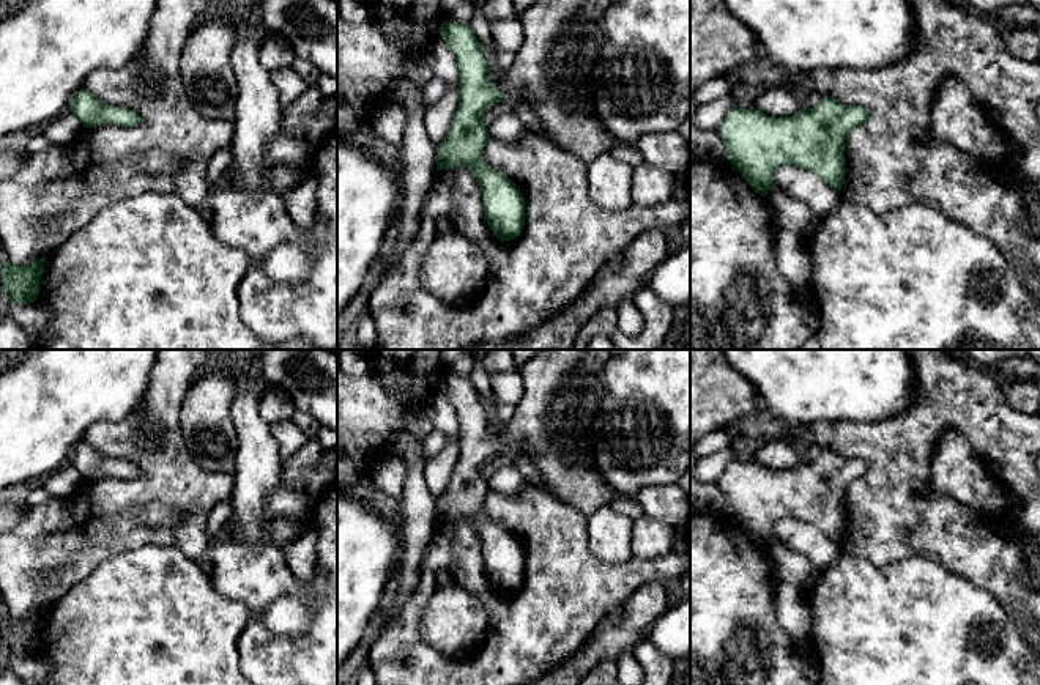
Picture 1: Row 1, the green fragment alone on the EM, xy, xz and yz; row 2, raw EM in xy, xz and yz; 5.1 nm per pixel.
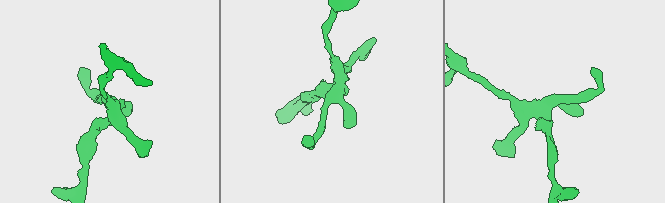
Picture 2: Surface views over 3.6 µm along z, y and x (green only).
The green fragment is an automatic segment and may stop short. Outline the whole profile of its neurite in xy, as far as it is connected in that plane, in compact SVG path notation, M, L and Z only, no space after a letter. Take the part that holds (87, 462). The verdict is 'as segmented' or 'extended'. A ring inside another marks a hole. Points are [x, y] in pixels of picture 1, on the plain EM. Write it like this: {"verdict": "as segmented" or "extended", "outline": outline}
{"verdict": "as segmented", "outline": "M85 442L74 447L68 461L84 480L98 480L104 477L134 480L140 477L140 469L136 465L126 460L107 458Z"}

